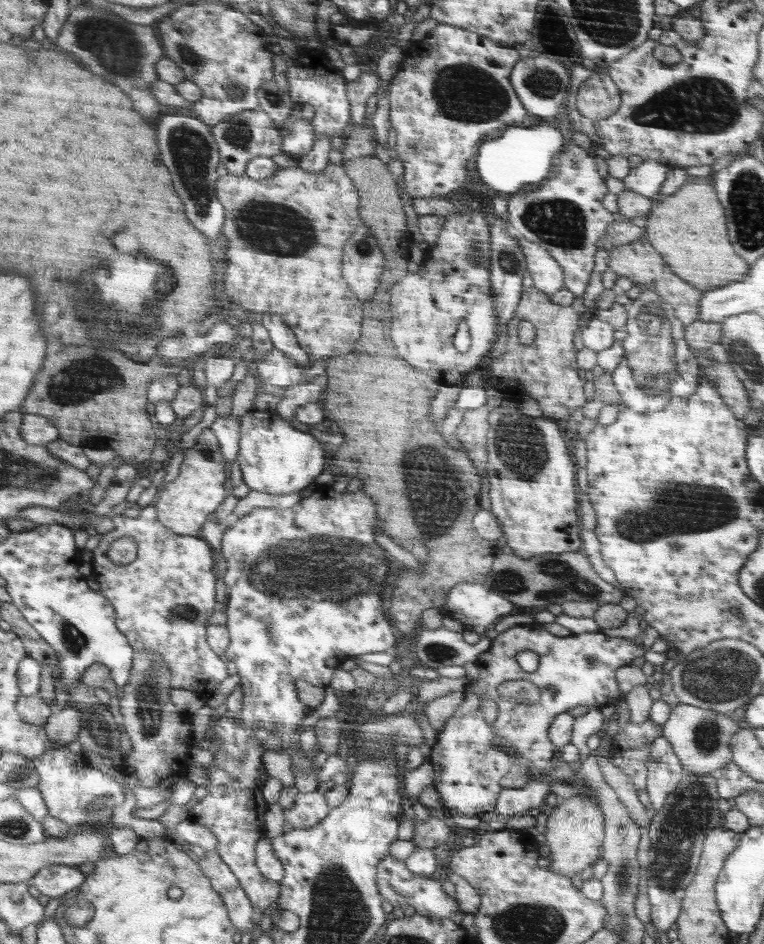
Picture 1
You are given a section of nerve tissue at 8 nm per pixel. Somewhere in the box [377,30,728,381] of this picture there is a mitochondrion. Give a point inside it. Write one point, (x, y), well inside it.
(465, 92)

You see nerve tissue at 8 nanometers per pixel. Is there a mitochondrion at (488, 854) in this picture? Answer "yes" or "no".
no

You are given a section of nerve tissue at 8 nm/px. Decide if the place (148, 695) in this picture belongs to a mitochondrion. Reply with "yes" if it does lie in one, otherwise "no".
yes

